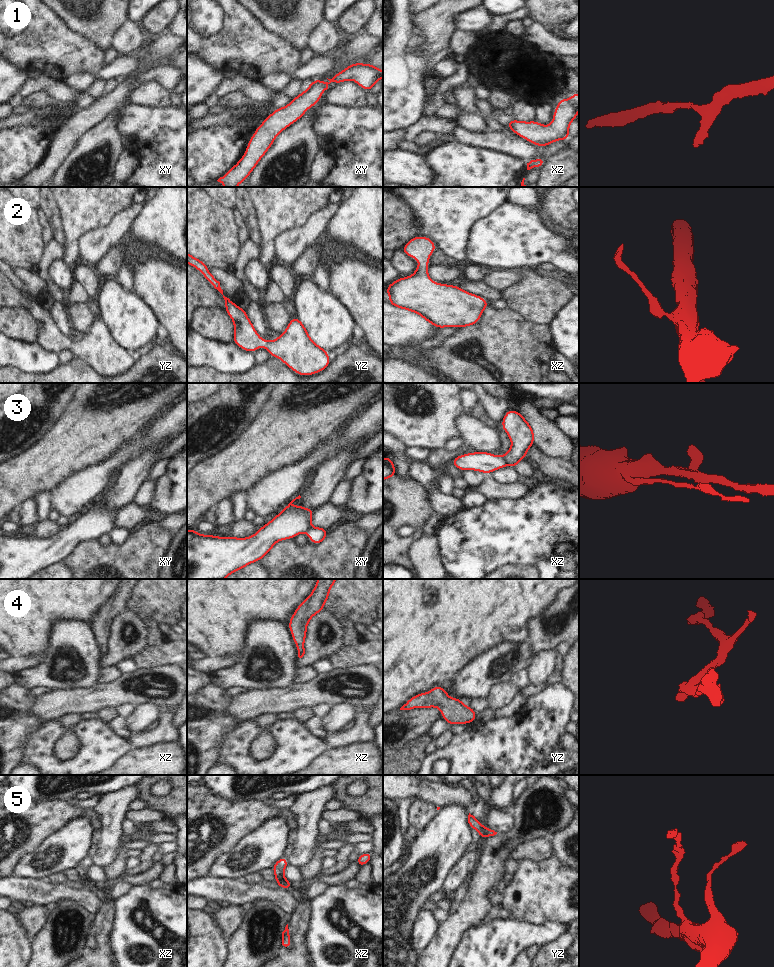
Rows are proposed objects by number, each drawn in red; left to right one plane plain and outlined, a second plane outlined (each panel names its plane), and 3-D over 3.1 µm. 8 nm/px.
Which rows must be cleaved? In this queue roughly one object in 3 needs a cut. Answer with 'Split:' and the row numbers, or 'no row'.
Split: 3

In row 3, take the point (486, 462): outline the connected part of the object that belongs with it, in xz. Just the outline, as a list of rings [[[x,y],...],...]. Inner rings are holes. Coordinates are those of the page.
[[[490,452],[465,453],[455,457],[451,463],[462,471],[475,470],[485,474],[506,466],[506,459],[500,455],[496,456]]]

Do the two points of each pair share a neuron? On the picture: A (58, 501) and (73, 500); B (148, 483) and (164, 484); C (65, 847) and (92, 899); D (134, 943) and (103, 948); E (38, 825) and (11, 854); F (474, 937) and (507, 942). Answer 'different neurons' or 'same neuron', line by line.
A: same neuron
B: different neurons
C: different neurons
D: different neurons
E: same neuron
F: same neuron

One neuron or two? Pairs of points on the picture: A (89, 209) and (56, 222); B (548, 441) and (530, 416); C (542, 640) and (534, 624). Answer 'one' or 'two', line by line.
A: two
B: one
C: one

